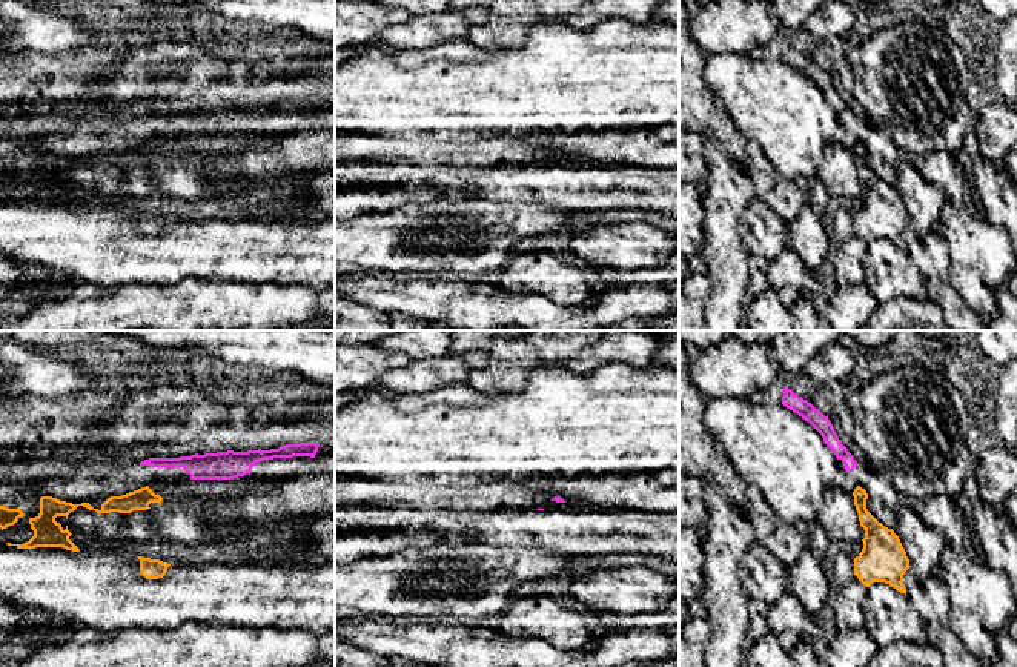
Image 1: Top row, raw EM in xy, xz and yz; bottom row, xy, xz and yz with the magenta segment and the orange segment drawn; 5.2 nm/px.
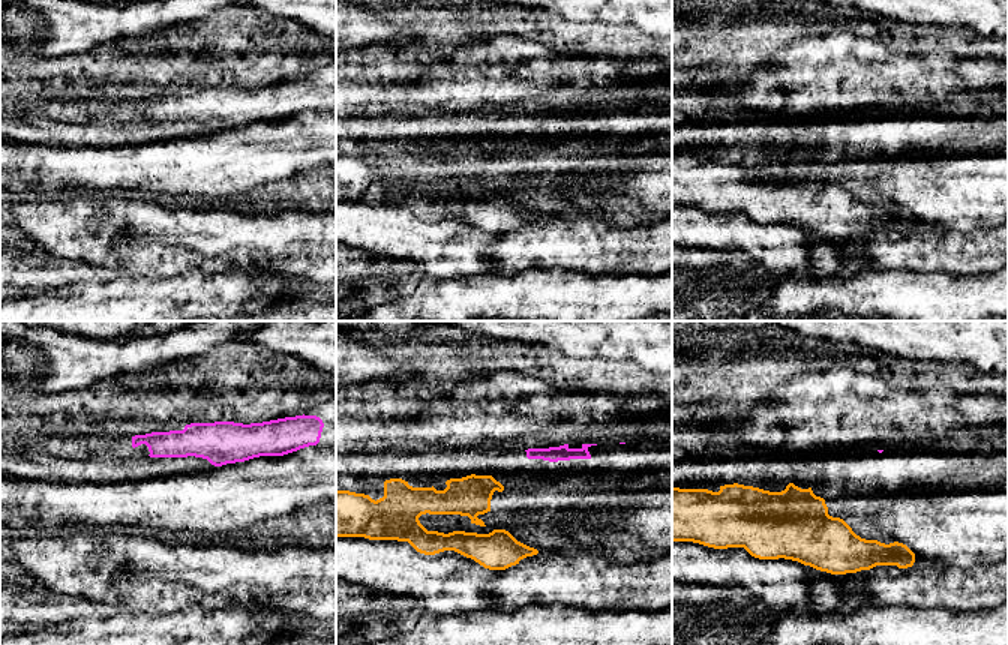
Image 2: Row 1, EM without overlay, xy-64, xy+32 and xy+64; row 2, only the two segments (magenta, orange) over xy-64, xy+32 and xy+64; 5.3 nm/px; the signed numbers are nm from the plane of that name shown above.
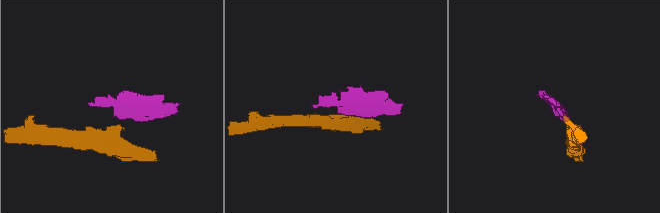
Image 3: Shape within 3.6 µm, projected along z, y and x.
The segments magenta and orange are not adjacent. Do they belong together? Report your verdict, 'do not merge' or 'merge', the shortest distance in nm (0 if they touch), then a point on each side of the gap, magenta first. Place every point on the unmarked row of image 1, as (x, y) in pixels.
do not merge; 80 nm apart; from magenta across yz (853, 126), (857, 142)

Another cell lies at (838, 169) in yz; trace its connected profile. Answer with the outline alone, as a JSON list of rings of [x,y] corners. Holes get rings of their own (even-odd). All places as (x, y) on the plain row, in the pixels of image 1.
[[[831,143],[825,146],[817,178],[823,181],[830,197],[839,197],[846,201],[862,195],[862,181],[854,152],[842,144]]]

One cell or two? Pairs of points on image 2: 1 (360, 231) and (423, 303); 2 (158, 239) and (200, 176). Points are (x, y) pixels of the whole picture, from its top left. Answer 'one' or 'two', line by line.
1: two
2: two

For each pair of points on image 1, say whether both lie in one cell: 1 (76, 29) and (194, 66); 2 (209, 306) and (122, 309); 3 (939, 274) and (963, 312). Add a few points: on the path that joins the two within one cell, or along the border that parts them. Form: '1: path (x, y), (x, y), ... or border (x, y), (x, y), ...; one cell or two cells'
1: border (92, 43), (59, 56); two cells
2: path (188, 314), (143, 314); one cell
3: path (939, 283), (939, 288), (954, 303); one cell

